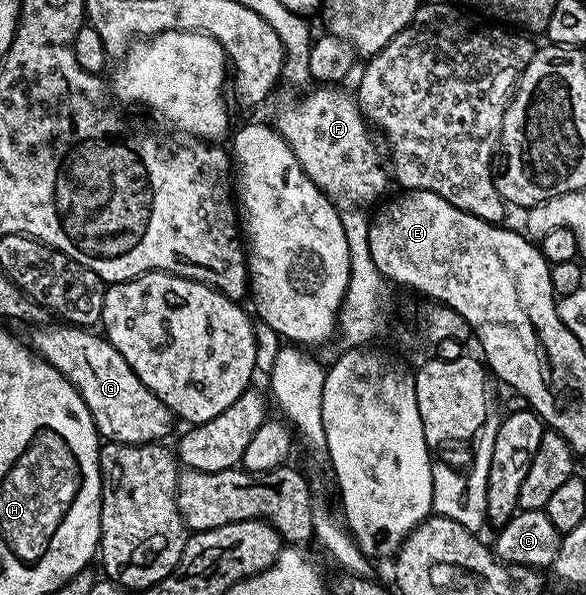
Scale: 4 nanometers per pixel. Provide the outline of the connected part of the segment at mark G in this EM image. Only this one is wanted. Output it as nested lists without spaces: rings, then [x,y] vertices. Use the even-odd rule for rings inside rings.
[[[71,325],[48,326],[33,330],[36,332],[30,338],[30,346],[41,359],[54,365],[54,369],[74,385],[74,389],[78,389],[82,401],[86,401],[86,409],[90,409],[90,417],[101,440],[109,443],[159,443],[167,440],[174,424],[171,409],[142,385],[138,373],[126,365],[126,357],[122,357],[103,334]]]

